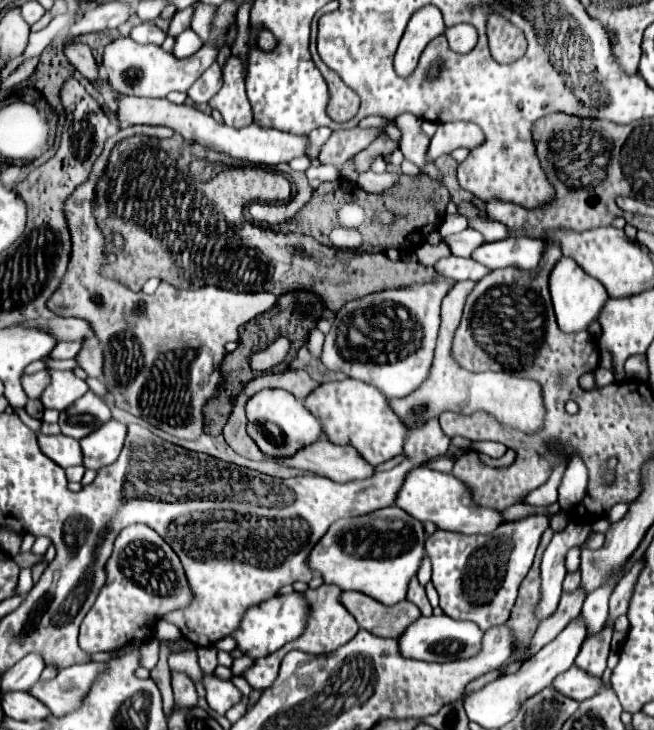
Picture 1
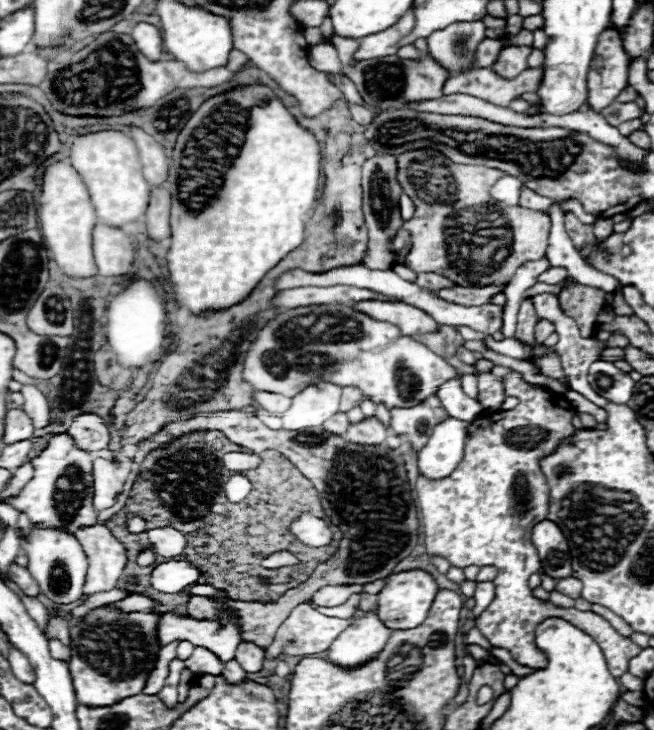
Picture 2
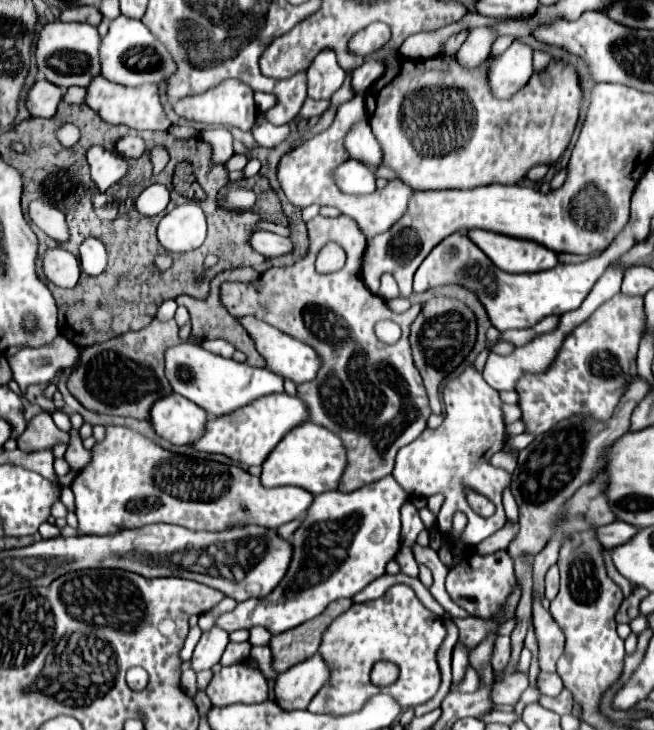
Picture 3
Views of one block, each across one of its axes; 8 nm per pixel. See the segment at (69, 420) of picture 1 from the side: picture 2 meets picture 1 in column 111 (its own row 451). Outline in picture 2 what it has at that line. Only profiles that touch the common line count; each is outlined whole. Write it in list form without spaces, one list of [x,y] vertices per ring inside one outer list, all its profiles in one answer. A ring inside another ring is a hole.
[[[428,396],[418,406],[412,408],[394,408],[392,412],[392,430],[412,446],[414,452],[420,452],[436,424],[448,418],[448,412],[442,408],[436,396]]]

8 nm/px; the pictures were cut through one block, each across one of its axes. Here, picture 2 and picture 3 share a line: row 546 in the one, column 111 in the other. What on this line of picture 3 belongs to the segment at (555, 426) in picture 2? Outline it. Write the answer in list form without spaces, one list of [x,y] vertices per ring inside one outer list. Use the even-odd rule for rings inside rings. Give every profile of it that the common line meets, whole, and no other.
[[[110,425],[106,428],[106,438],[104,442],[98,442],[94,446],[94,458],[92,462],[76,476],[76,480],[72,482],[72,492],[76,496],[76,516],[78,516],[78,524],[80,524],[80,532],[82,534],[114,534],[114,532],[120,532],[120,530],[130,530],[130,528],[142,528],[142,526],[148,526],[148,524],[158,524],[158,522],[164,522],[164,524],[178,524],[178,526],[184,526],[188,530],[210,530],[210,532],[220,532],[220,530],[226,530],[226,528],[234,528],[234,526],[246,526],[246,524],[258,524],[258,526],[264,526],[264,528],[278,528],[290,520],[296,520],[300,516],[306,514],[308,506],[312,504],[314,496],[310,492],[306,492],[304,488],[298,488],[298,486],[278,486],[278,488],[264,488],[260,484],[260,478],[256,476],[250,476],[244,468],[240,466],[226,466],[226,464],[220,464],[220,462],[214,462],[214,460],[200,460],[200,458],[194,458],[194,456],[182,456],[182,454],[172,454],[170,450],[164,450],[160,448],[158,444],[154,444],[152,435],[153,428],[148,428],[148,436],[142,436],[126,426]]]

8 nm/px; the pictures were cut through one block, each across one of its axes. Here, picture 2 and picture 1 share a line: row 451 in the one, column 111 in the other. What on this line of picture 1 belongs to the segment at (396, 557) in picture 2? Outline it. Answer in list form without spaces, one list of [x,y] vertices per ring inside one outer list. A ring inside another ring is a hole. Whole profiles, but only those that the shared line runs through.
[[[130,126],[108,138],[102,158],[96,160],[94,172],[90,180],[70,196],[66,204],[66,218],[70,220],[70,232],[74,236],[74,252],[70,258],[70,268],[62,280],[62,288],[54,292],[52,300],[48,300],[48,308],[58,316],[76,316],[90,322],[94,334],[102,344],[106,344],[106,382],[110,396],[116,406],[146,420],[148,424],[184,440],[194,440],[194,436],[202,434],[202,406],[212,398],[216,388],[222,384],[220,362],[226,354],[224,344],[228,340],[236,340],[238,328],[250,322],[254,316],[266,312],[276,304],[276,296],[270,292],[232,292],[218,286],[202,286],[196,290],[174,288],[166,282],[158,286],[158,290],[148,296],[144,292],[132,292],[124,282],[116,278],[106,278],[102,272],[106,264],[114,262],[114,252],[106,252],[106,238],[96,224],[94,204],[96,204],[96,184],[100,182],[104,168],[108,164],[108,156],[112,148],[130,136],[136,134],[152,134],[156,138],[170,138],[170,128],[164,126]]]

